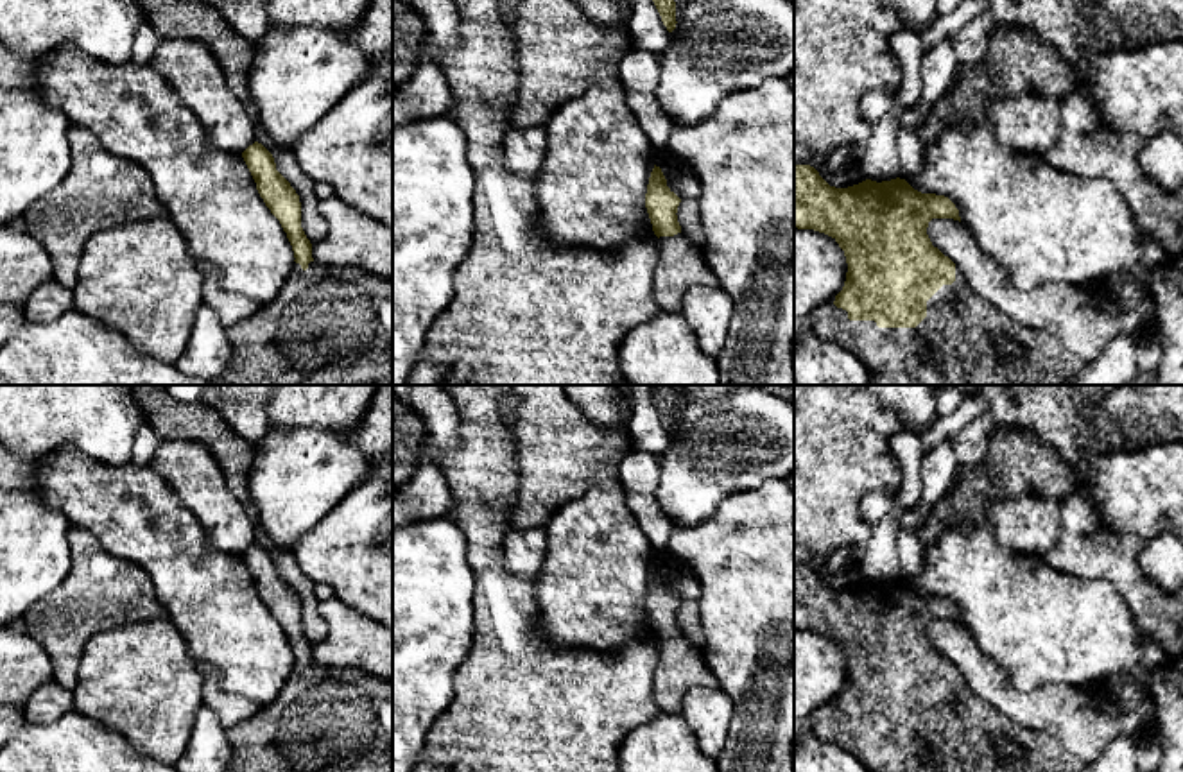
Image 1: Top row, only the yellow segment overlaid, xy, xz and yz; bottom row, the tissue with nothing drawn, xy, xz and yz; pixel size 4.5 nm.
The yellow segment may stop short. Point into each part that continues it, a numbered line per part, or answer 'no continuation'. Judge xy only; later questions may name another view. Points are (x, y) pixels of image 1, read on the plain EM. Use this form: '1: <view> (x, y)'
1: xy (325, 719)

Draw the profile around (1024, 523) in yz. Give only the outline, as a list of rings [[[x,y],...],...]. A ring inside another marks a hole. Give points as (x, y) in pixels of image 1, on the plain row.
[[[1034,494],[988,500],[997,541],[1016,553],[1045,557],[1061,534],[1061,503]]]

